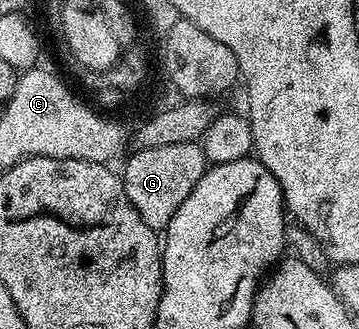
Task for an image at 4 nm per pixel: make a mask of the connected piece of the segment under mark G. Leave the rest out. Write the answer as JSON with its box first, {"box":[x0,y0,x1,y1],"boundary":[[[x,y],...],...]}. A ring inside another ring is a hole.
{"box":[122,142,206,233],"boundary":[[[199,142],[179,143],[178,145],[158,145],[157,147],[143,147],[133,150],[128,164],[122,170],[126,197],[130,199],[130,205],[138,209],[142,221],[150,225],[157,233],[163,232],[170,225],[170,217],[178,211],[178,205],[186,201],[198,185],[198,181],[204,176],[206,160],[204,150]]]}

